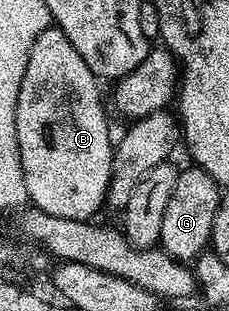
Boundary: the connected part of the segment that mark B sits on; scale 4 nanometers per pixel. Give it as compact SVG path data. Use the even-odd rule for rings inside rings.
M57 28L45 30L36 38L36 44L32 44L32 52L28 56L28 68L24 68L24 80L20 84L20 96L16 100L16 140L20 148L20 164L24 168L24 184L26 185L27 199L37 209L48 212L52 216L61 218L75 218L81 222L93 219L94 213L98 209L103 209L106 201L106 193L110 187L110 177L112 176L112 160L114 159L115 143L110 142L110 122L106 119L106 110L102 107L102 94L98 91L99 79L94 77L92 68L84 64L80 52L72 48L72 40L64 36L64 32Z

